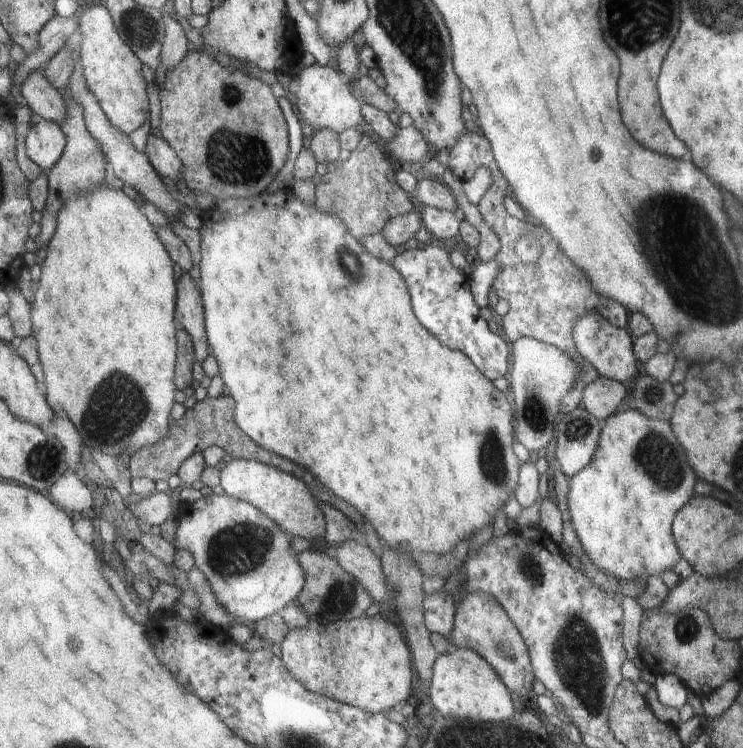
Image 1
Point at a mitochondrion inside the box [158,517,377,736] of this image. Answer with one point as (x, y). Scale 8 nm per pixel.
(341, 597)

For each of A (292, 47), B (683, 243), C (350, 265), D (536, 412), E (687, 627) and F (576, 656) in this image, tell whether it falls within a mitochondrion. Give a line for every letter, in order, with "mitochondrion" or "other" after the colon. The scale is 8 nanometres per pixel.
A: other
B: mitochondrion
C: mitochondrion
D: mitochondrion
E: mitochondrion
F: mitochondrion

